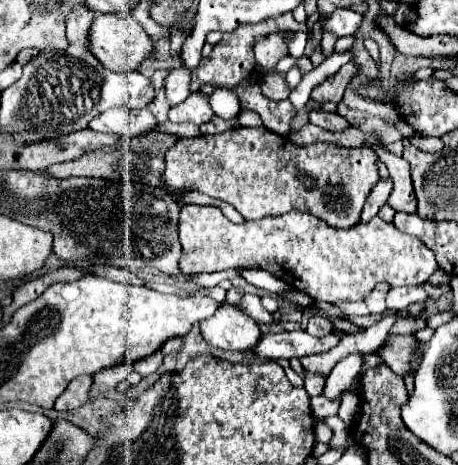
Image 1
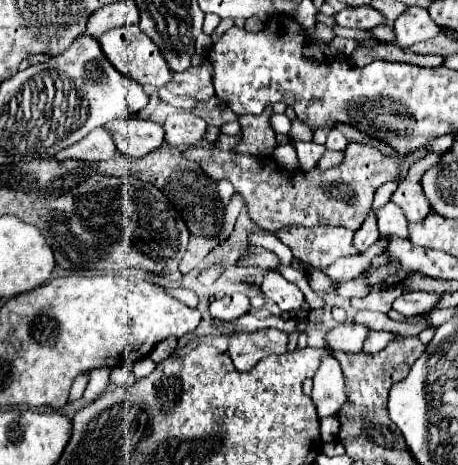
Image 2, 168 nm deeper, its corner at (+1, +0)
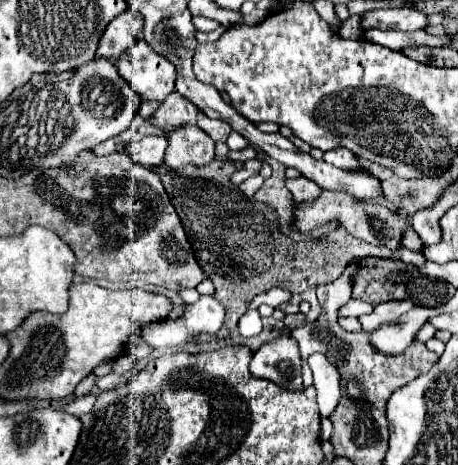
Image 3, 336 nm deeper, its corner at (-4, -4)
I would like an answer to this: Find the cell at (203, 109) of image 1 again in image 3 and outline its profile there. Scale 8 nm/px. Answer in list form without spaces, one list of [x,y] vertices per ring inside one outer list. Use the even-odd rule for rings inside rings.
[[[181,125],[167,135],[169,147],[165,151],[165,165],[181,169],[183,165],[205,165],[213,159],[215,141],[199,127]]]

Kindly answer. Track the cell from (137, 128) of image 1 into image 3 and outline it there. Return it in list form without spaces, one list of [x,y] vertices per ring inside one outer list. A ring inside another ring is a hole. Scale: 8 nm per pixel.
[[[147,135],[139,141],[133,141],[127,147],[127,153],[133,161],[141,163],[143,167],[157,167],[163,163],[167,139],[165,135]]]

